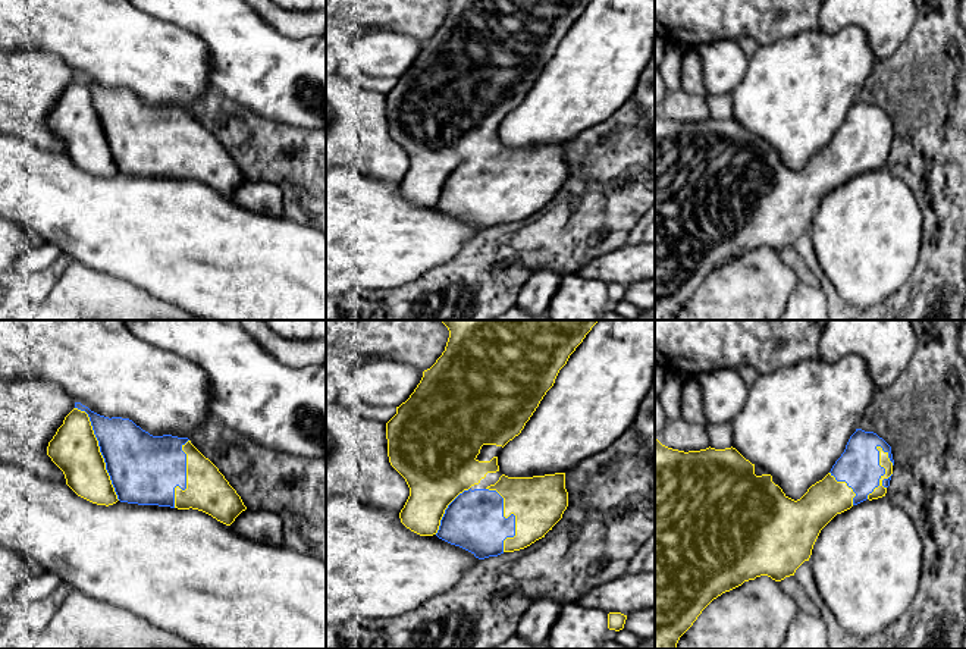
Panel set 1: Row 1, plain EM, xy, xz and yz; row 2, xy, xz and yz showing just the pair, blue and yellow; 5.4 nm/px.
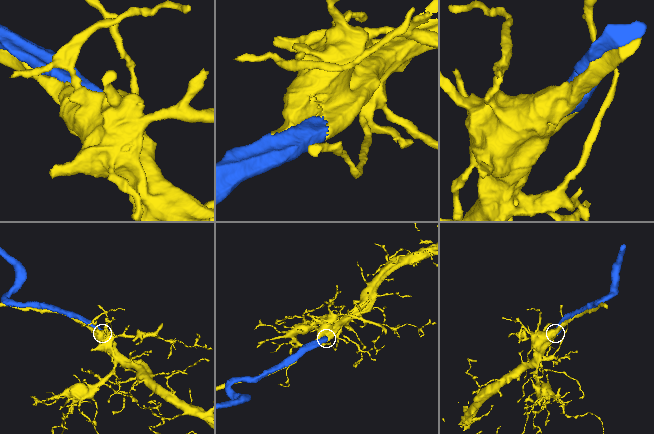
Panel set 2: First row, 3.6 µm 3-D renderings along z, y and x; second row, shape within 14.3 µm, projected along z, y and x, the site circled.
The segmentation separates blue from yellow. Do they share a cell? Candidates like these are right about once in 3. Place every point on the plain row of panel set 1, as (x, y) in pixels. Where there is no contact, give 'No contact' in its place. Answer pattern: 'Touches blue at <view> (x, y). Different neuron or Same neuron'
Touches blue at yz (884, 143). Same neuron

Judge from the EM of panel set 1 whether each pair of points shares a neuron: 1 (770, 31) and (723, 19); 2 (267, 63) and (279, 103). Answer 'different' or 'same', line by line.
1: same
2: same

